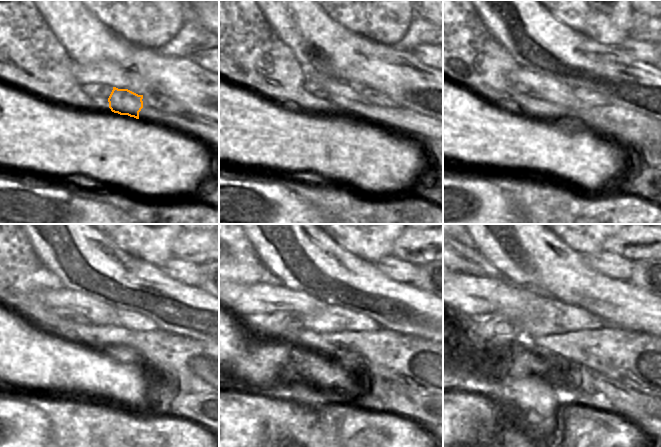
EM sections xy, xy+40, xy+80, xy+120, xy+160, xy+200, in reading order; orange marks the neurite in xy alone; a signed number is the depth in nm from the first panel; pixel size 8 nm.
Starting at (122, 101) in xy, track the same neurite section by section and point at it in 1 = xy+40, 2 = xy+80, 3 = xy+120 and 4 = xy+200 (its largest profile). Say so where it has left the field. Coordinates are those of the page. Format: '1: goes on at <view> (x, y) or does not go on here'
1: goes on at xy+40 (343, 95)
2: goes on at xy+80 (542, 87)
3: goes on at xy+120 (99, 313)
4: goes on at xy+200 (469, 295)

